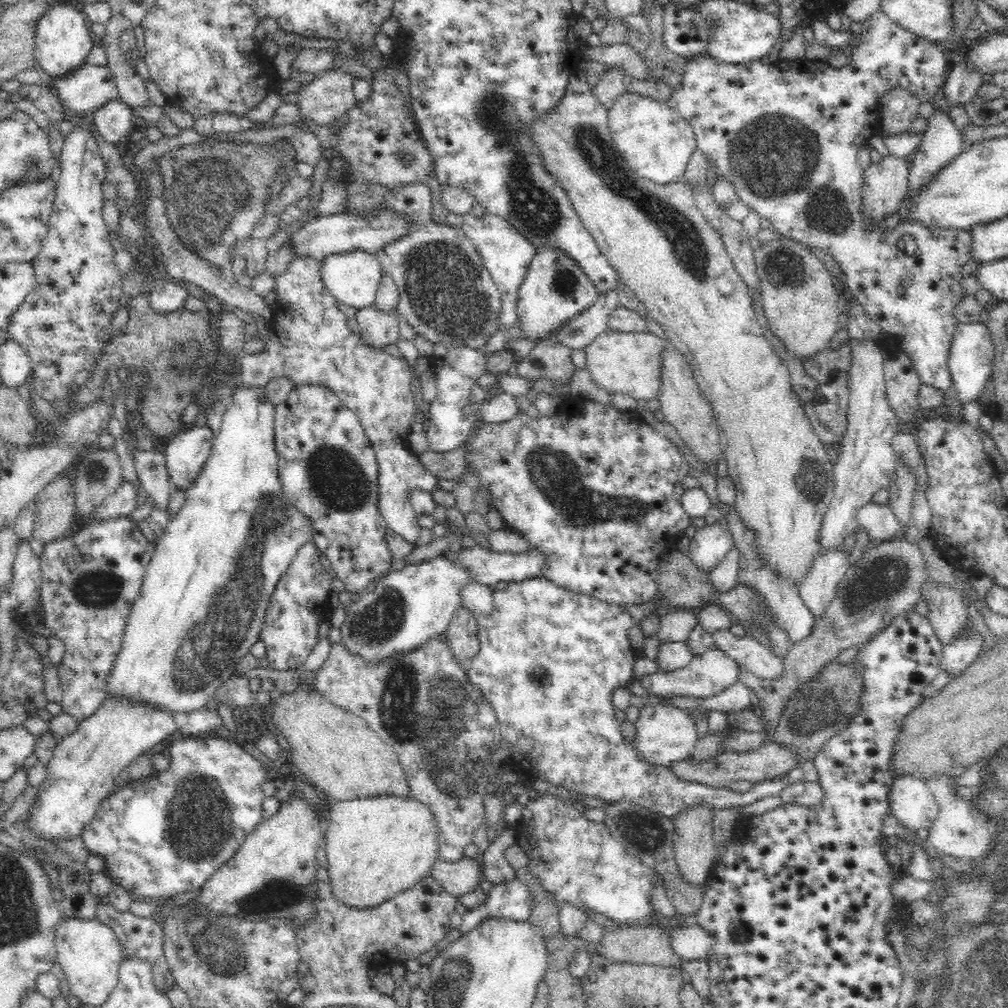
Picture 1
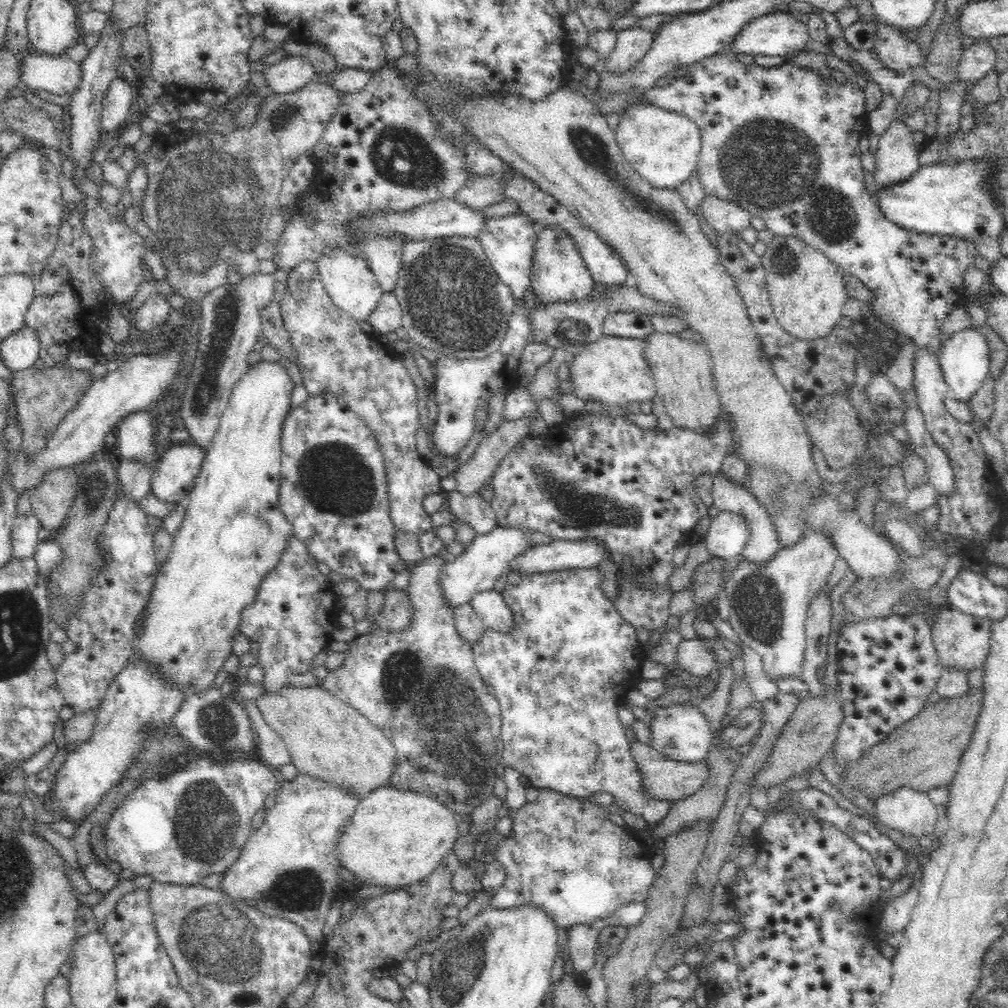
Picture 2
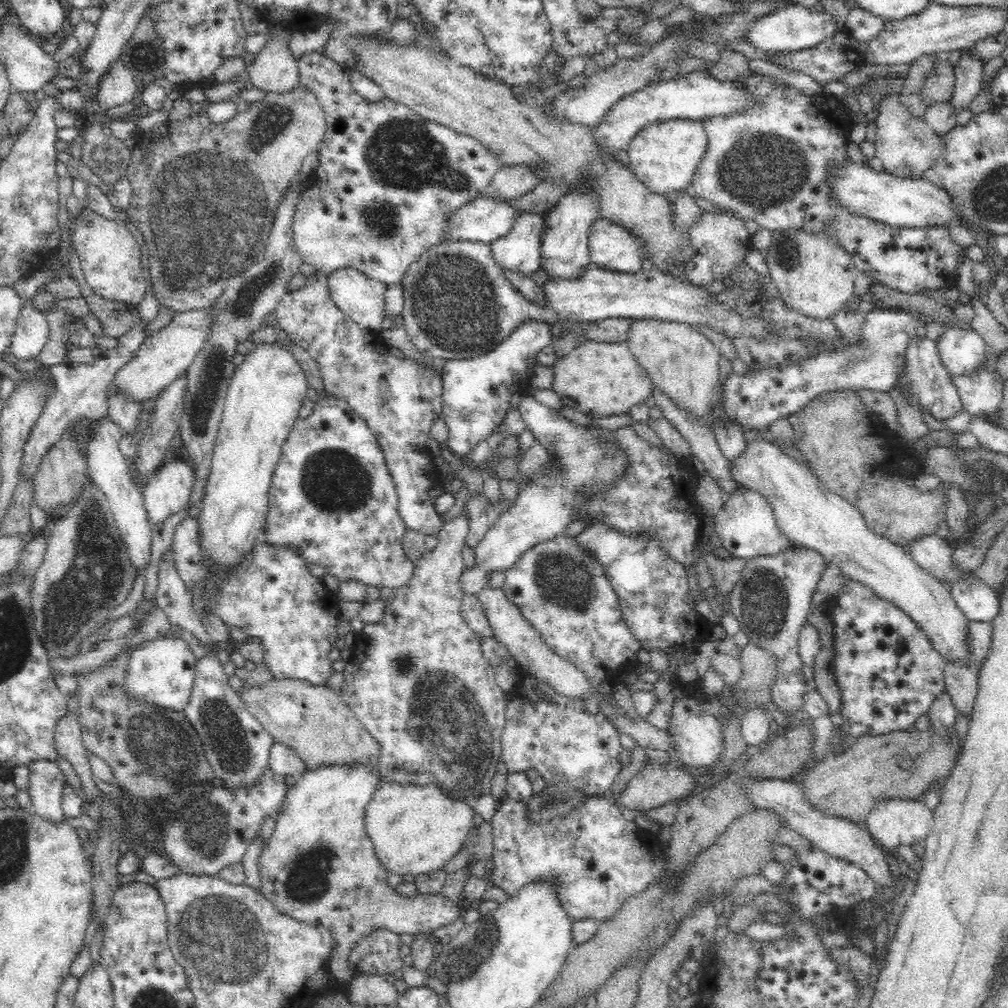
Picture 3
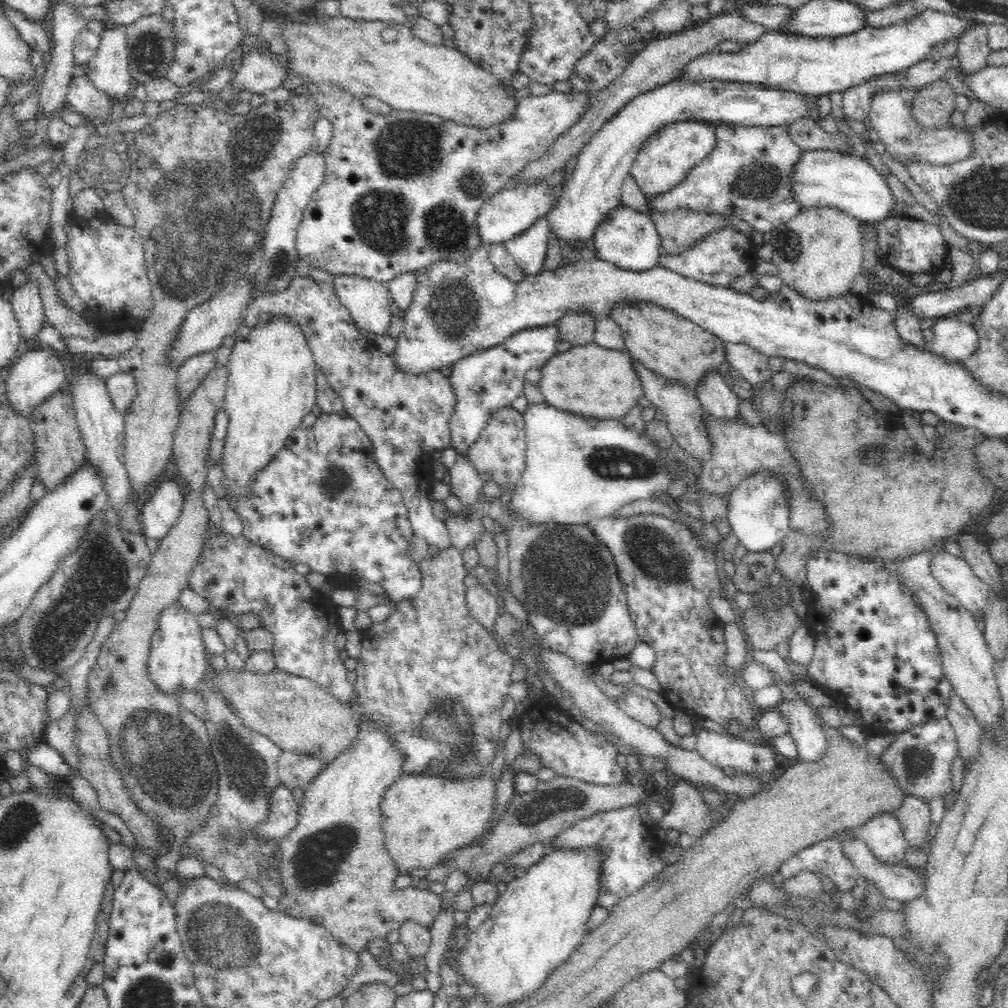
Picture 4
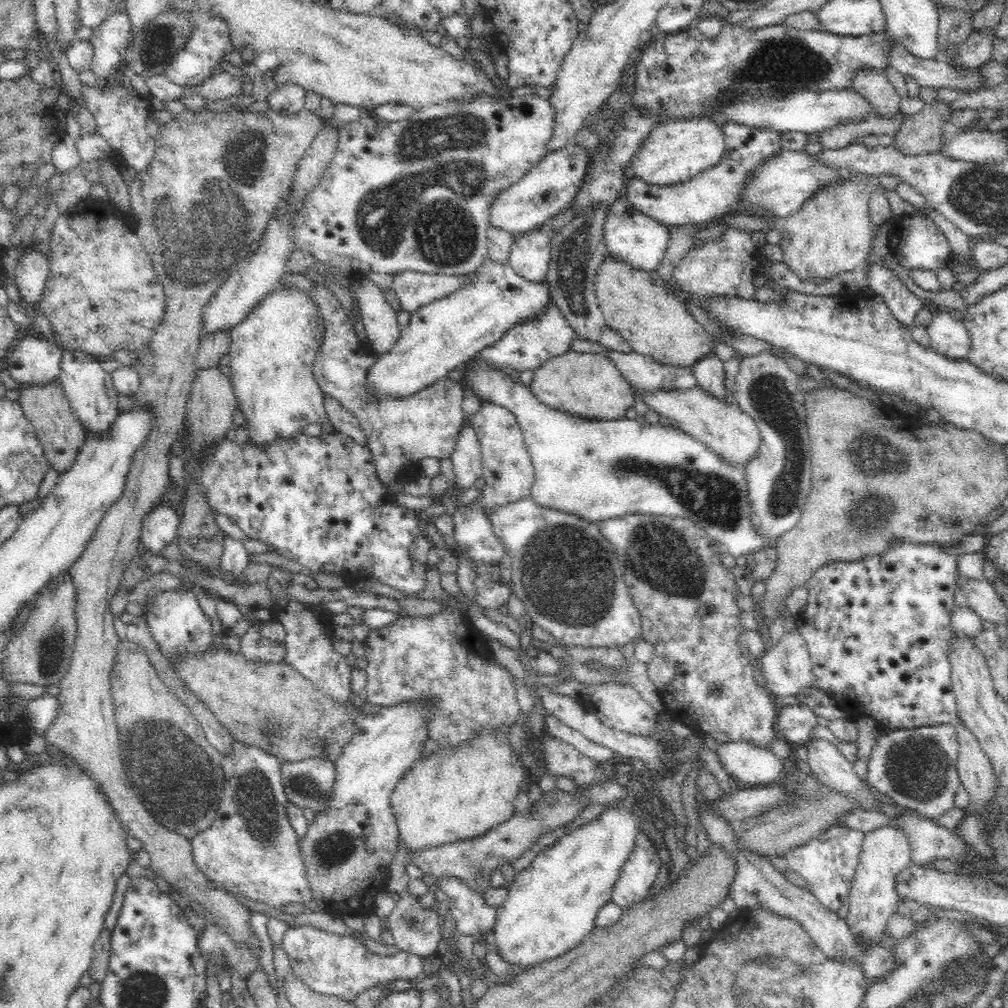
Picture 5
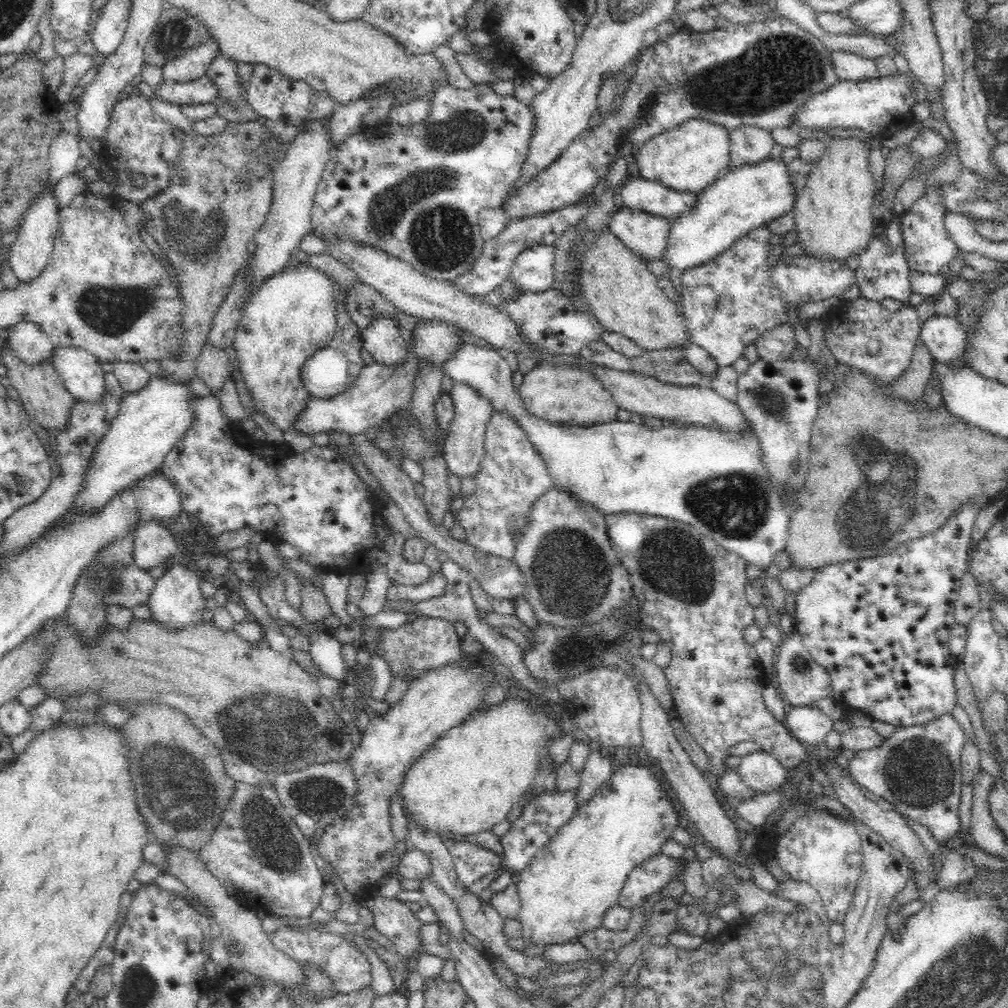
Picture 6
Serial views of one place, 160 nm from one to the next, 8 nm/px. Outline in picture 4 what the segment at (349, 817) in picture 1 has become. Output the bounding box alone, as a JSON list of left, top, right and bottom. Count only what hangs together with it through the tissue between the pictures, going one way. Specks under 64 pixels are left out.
[379,772,495,873]

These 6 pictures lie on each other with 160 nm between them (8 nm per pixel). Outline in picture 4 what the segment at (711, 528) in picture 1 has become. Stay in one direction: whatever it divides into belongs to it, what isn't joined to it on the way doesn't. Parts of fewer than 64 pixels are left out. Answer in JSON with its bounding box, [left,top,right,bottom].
[725,470,791,553]

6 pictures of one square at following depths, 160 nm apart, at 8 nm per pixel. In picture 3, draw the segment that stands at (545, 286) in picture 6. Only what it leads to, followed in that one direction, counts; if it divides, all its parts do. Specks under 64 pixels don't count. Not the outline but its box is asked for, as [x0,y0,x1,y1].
[489,213,543,278]

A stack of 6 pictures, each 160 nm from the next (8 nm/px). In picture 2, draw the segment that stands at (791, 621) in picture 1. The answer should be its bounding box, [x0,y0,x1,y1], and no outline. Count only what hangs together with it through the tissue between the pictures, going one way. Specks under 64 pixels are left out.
[711,474,780,566]

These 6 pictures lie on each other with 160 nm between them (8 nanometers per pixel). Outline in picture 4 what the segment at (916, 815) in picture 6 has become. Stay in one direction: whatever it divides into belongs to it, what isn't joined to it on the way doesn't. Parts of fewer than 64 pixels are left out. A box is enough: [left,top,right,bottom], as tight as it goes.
[882,715,959,802]

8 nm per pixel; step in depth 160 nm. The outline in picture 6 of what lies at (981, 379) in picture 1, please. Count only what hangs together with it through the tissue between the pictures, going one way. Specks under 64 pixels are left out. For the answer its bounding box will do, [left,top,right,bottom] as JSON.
[919,315,967,363]

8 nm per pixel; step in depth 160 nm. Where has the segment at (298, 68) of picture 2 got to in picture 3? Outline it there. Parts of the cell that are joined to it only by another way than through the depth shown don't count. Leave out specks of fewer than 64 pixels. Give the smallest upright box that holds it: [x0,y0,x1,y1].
[246,27,300,94]

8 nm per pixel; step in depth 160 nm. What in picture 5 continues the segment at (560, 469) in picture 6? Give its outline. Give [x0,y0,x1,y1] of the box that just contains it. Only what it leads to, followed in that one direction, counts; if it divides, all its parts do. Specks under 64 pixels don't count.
[461,361,776,562]

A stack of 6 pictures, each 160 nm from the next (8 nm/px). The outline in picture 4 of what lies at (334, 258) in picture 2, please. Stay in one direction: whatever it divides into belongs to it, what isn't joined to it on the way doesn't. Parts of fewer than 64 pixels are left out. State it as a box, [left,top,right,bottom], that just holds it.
[333,274,393,334]

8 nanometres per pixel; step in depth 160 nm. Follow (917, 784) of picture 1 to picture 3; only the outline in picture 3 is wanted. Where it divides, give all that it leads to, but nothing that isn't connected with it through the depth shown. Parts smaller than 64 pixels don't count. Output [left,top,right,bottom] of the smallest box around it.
[863,798,934,853]

